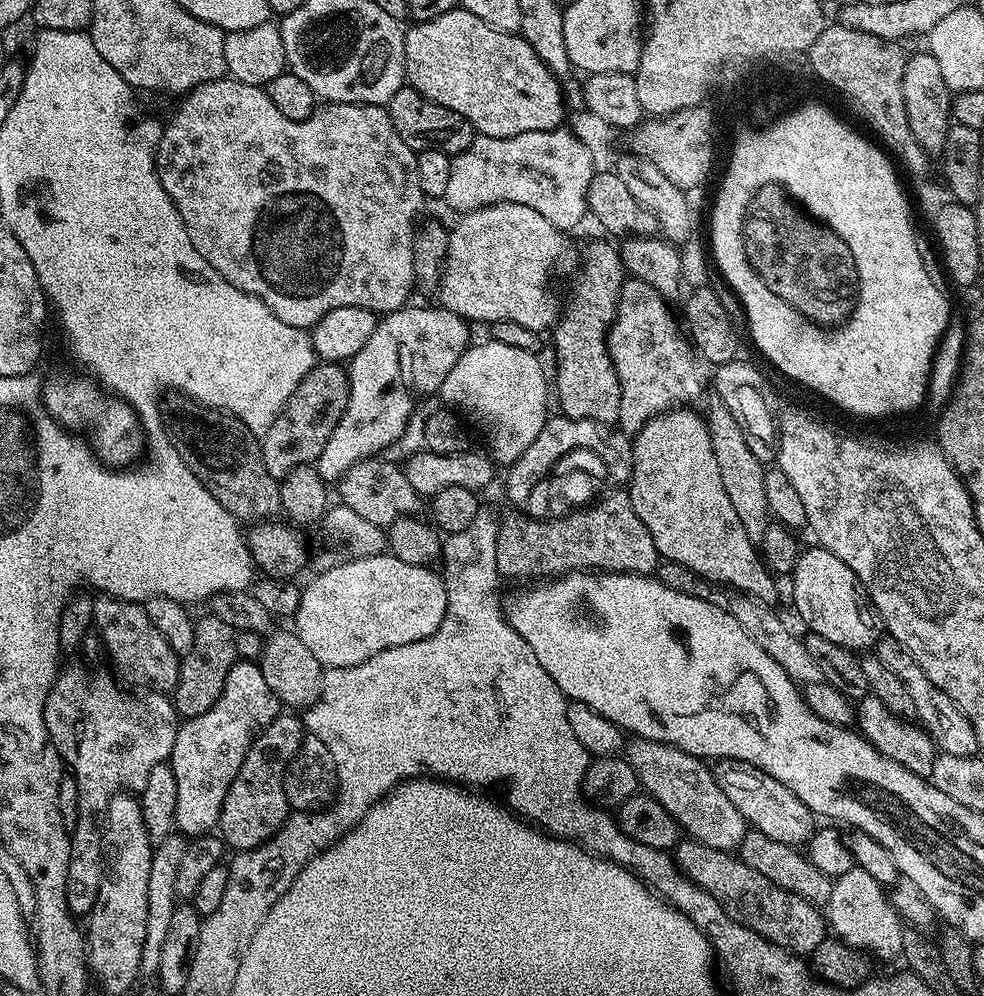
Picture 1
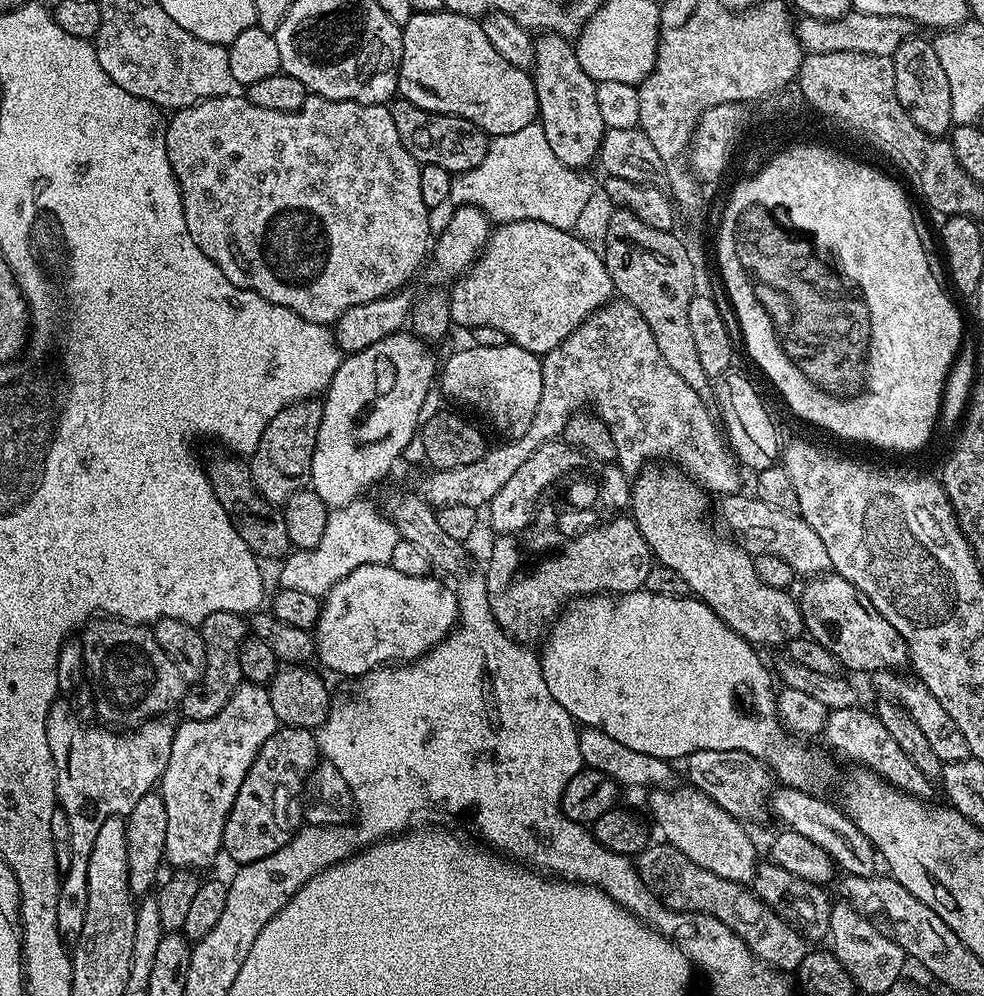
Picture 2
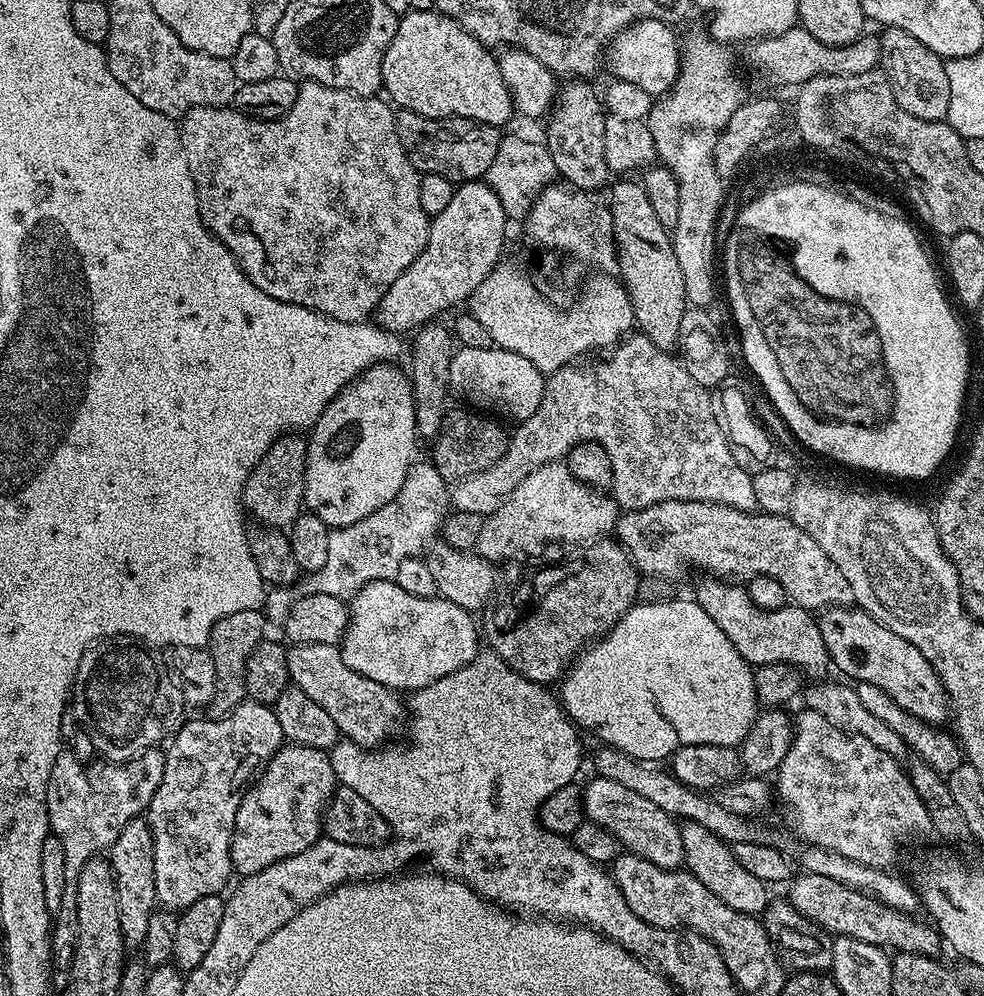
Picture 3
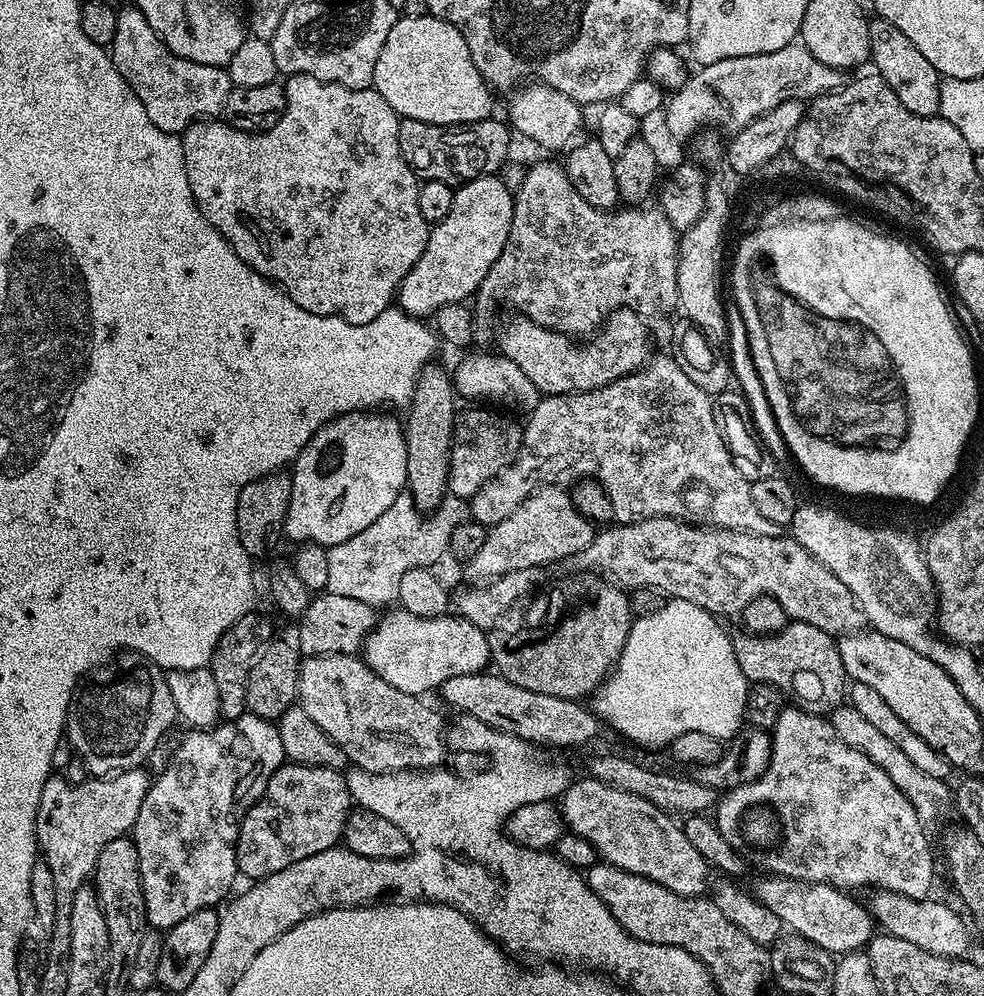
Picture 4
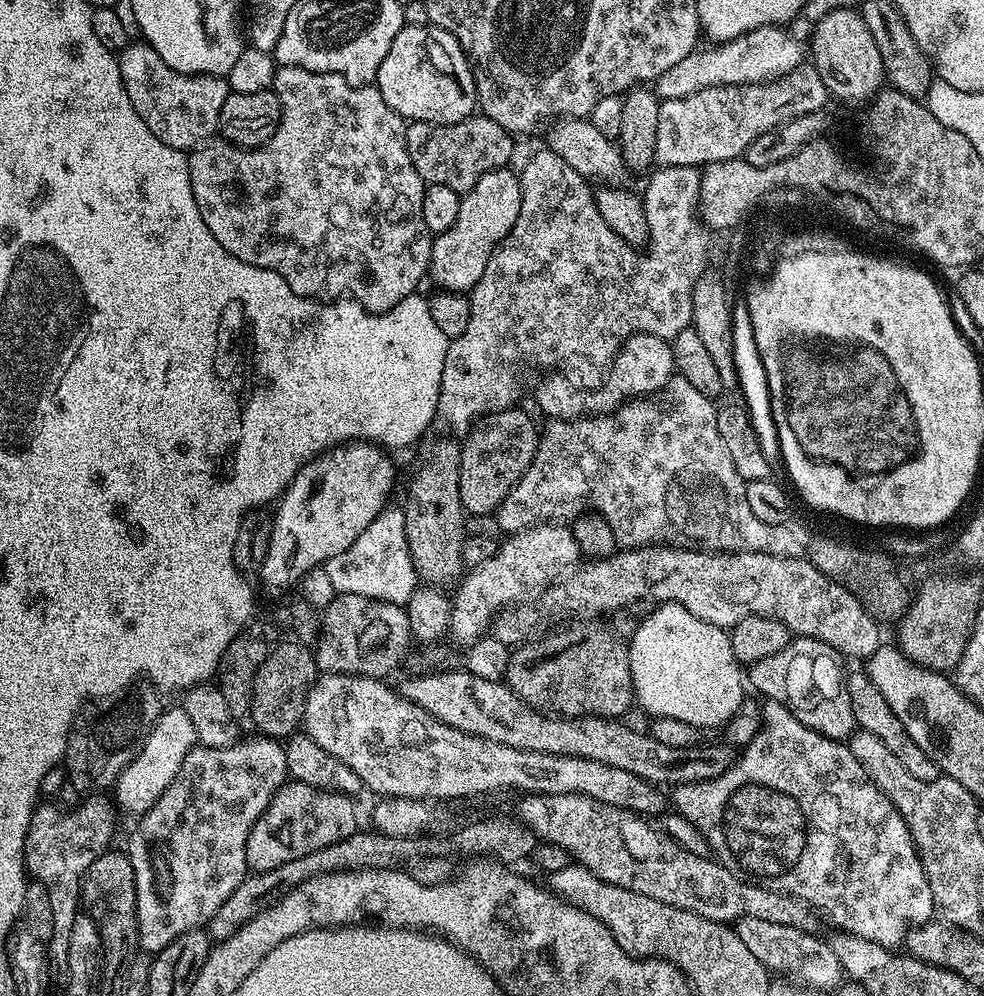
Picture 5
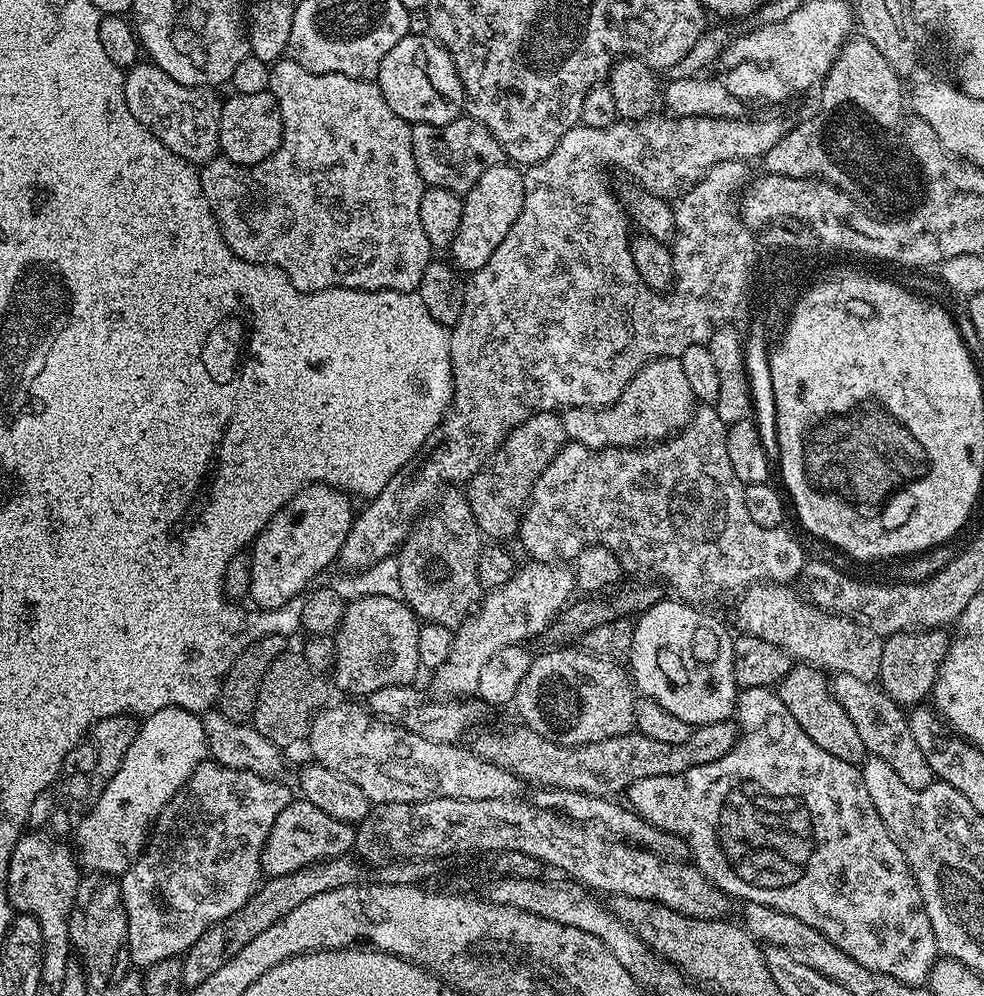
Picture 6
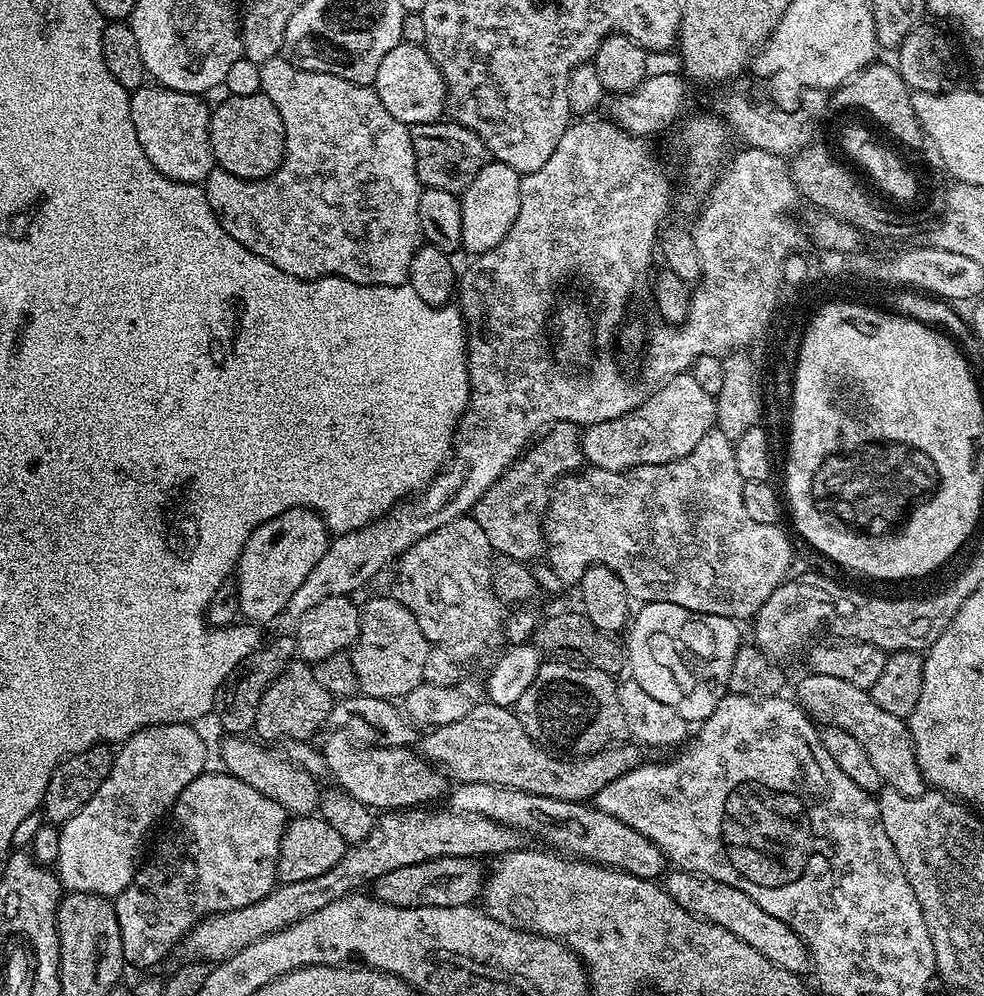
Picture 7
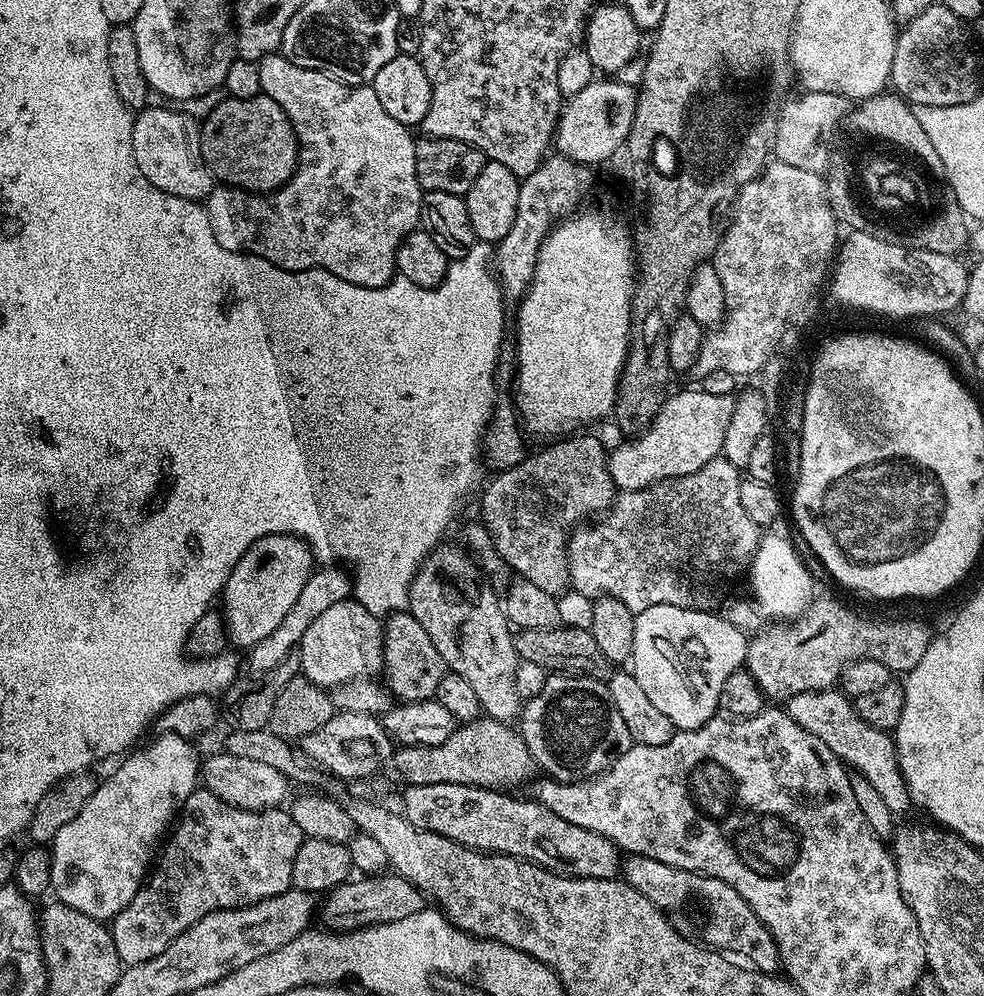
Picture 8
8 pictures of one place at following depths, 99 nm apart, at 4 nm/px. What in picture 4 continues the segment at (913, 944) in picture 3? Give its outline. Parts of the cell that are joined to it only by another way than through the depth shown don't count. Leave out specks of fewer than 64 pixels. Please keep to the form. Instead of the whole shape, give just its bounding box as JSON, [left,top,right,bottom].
[750,875,874,954]

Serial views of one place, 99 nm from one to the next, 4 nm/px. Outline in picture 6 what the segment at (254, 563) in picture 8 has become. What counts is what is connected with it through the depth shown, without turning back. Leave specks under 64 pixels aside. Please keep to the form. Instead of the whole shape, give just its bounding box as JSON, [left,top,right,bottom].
[248,482,354,609]

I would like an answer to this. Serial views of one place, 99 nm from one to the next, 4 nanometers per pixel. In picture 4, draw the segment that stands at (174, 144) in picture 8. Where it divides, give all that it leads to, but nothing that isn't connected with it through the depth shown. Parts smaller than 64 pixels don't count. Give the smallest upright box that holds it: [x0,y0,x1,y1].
[110,6,234,134]

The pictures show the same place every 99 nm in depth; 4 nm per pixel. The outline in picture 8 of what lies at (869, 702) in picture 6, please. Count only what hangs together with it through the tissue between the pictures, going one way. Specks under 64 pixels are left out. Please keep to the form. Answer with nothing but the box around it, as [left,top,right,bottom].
[786,691,913,814]

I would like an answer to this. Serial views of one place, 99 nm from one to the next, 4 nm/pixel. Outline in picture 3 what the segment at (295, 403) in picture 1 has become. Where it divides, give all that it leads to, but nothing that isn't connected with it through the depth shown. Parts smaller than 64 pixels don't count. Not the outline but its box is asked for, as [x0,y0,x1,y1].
[242,434,308,530]

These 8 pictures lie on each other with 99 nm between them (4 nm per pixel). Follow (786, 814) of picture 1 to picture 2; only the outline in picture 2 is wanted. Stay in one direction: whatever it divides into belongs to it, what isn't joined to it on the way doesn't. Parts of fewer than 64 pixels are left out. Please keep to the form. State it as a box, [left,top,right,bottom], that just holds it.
[682,750,766,822]

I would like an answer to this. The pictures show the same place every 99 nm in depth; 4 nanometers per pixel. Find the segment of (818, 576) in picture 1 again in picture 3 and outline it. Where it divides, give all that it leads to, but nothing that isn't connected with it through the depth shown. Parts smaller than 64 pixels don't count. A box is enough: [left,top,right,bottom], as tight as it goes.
[818,606,950,725]

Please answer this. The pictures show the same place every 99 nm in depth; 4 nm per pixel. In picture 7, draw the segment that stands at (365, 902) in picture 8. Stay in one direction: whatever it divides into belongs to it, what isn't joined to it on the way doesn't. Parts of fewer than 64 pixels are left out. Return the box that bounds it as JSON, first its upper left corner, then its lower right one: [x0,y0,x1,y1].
[371,856,486,908]

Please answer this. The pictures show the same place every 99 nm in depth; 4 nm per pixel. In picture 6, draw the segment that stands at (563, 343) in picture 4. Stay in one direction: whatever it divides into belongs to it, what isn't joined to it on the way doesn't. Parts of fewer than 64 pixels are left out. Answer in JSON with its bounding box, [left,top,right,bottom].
[559,356,694,448]

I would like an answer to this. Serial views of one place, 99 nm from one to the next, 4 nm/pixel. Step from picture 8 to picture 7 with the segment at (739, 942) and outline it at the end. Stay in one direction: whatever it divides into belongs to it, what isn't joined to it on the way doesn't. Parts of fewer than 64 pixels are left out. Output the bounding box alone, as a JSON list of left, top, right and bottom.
[662,870,809,974]

